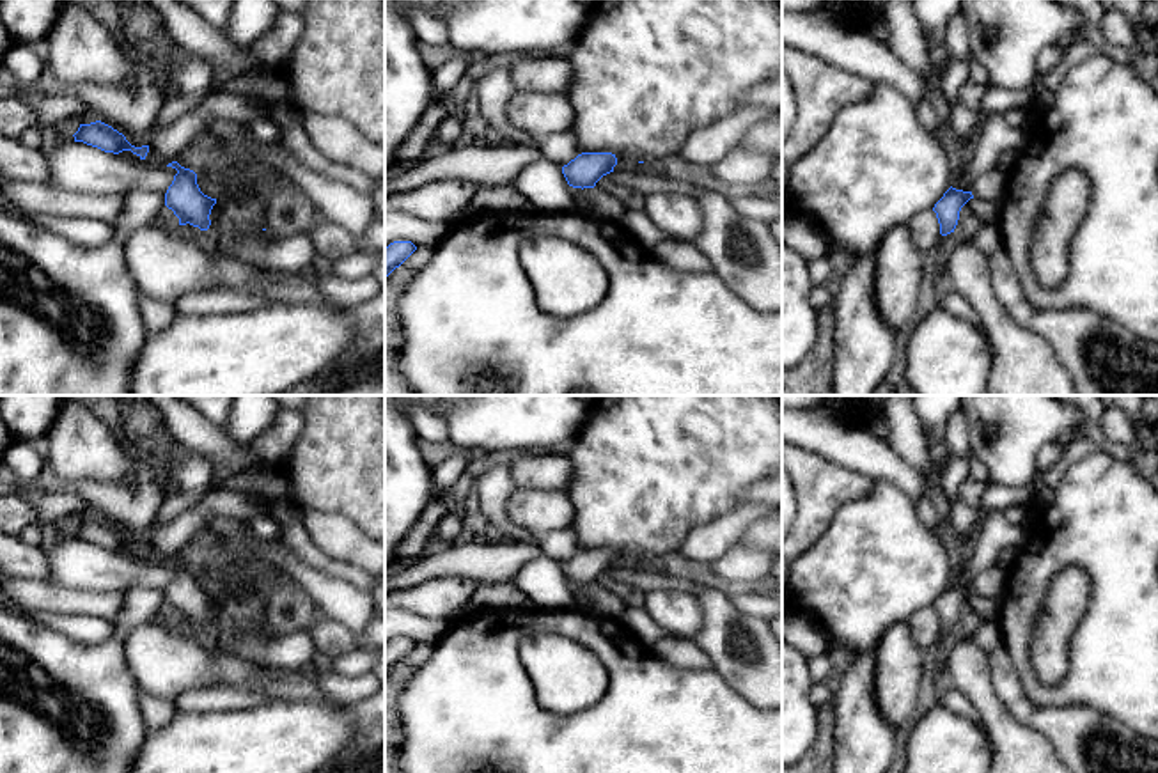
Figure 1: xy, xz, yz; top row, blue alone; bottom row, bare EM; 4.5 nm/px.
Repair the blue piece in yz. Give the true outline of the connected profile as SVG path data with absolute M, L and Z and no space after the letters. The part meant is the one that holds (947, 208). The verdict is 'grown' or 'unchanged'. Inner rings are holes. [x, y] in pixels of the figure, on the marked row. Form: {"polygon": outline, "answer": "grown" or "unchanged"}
{"polygon": "M951 186L935 204L933 211L936 213L942 236L954 232L959 220L959 211L970 199L974 199L972 191L956 190Z", "answer": "unchanged"}

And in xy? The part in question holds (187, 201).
{"polygon": "M177 161L168 163L177 170L172 184L165 193L165 206L179 218L179 225L193 225L207 230L211 225L209 215L216 199L204 195L197 184L197 174L181 167Z", "answer": "unchanged"}

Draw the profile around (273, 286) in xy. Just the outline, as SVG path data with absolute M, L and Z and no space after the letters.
M261 269L254 289L207 289L181 296L176 301L176 312L186 316L206 316L220 312L246 312L273 303L323 303L330 300L312 282L300 275Z

